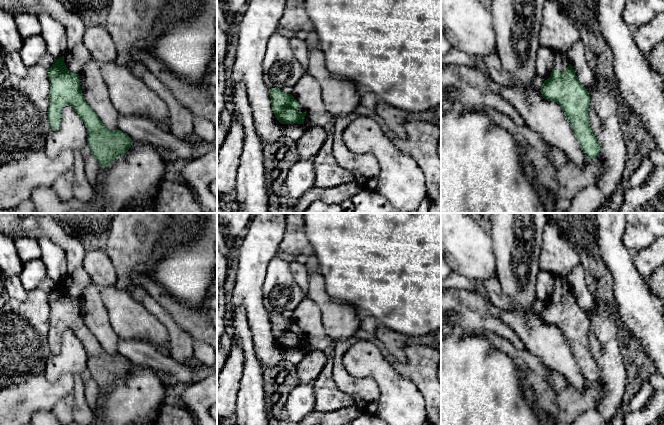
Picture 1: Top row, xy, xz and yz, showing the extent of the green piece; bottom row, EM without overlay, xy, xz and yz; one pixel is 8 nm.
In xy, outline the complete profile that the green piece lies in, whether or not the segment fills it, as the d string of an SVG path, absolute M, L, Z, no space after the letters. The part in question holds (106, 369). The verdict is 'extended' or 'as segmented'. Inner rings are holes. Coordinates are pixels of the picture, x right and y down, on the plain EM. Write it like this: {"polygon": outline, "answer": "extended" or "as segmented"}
{"polygon": "M51 213L26 217L20 225L25 231L24 237L34 240L48 237L64 250L67 258L67 276L55 283L48 293L48 344L51 354L59 352L61 335L65 329L70 329L87 352L87 369L91 379L102 393L109 391L115 383L128 376L133 365L119 353L108 353L84 323L79 297L92 281L83 267L86 250L82 242L56 223Z", "answer": "extended"}

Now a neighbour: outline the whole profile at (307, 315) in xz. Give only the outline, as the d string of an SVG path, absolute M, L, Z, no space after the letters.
M308 297L295 308L291 319L299 326L307 336L326 337L322 323L322 315L319 306Z

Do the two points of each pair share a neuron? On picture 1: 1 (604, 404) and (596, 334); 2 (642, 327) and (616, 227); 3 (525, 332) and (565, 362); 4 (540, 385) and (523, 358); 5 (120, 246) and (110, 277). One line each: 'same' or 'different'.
1: same
2: same
3: same
4: same
5: different

